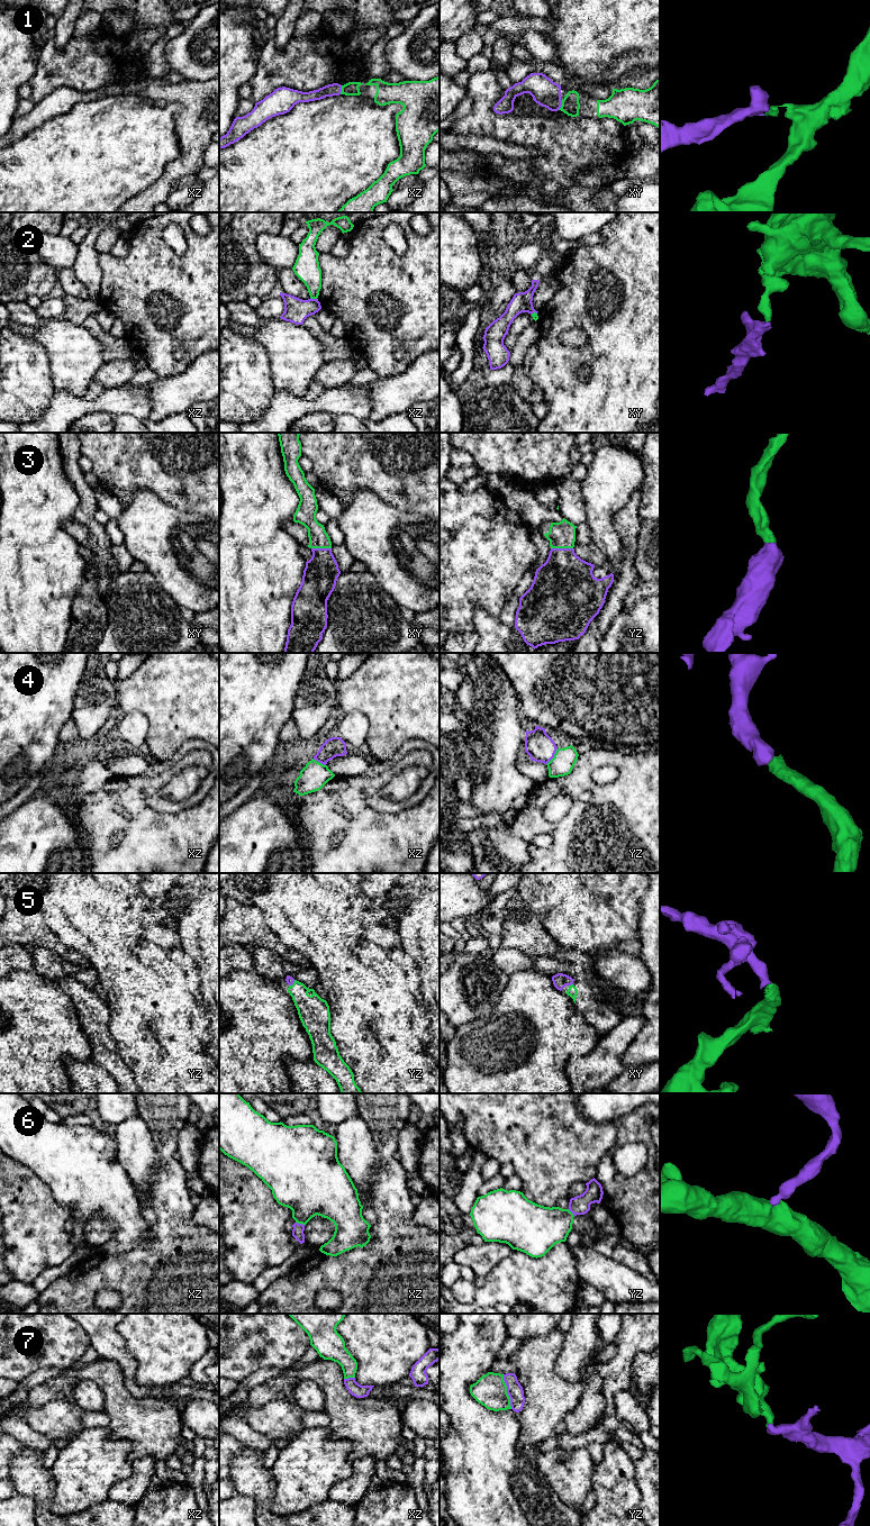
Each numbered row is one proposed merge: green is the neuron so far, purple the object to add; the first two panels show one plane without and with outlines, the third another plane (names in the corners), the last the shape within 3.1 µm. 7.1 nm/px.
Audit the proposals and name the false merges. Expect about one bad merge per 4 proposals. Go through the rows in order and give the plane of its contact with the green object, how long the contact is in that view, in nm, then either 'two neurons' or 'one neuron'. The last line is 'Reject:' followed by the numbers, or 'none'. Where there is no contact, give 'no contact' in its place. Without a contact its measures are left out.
1: meets green in xy; contact 80 nm long; one neuron
2: meets green in xz; contact 50 nm long; two neurons
3: meets green in yz; contact 160 nm long; one neuron
4: meets green in yz; contact 150 nm long; one neuron
5: meets green in xy; contact 40 nm long; one neuron
6: meets green in xz; contact 70 nm long; one neuron
7: meets green in yz; contact 260 nm long; one neuron
Reject: 2

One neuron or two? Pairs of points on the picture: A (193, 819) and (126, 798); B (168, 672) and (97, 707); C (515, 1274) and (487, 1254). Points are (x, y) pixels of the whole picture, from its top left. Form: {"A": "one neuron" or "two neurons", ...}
{"A": "one neuron", "B": "two neurons", "C": "two neurons"}

